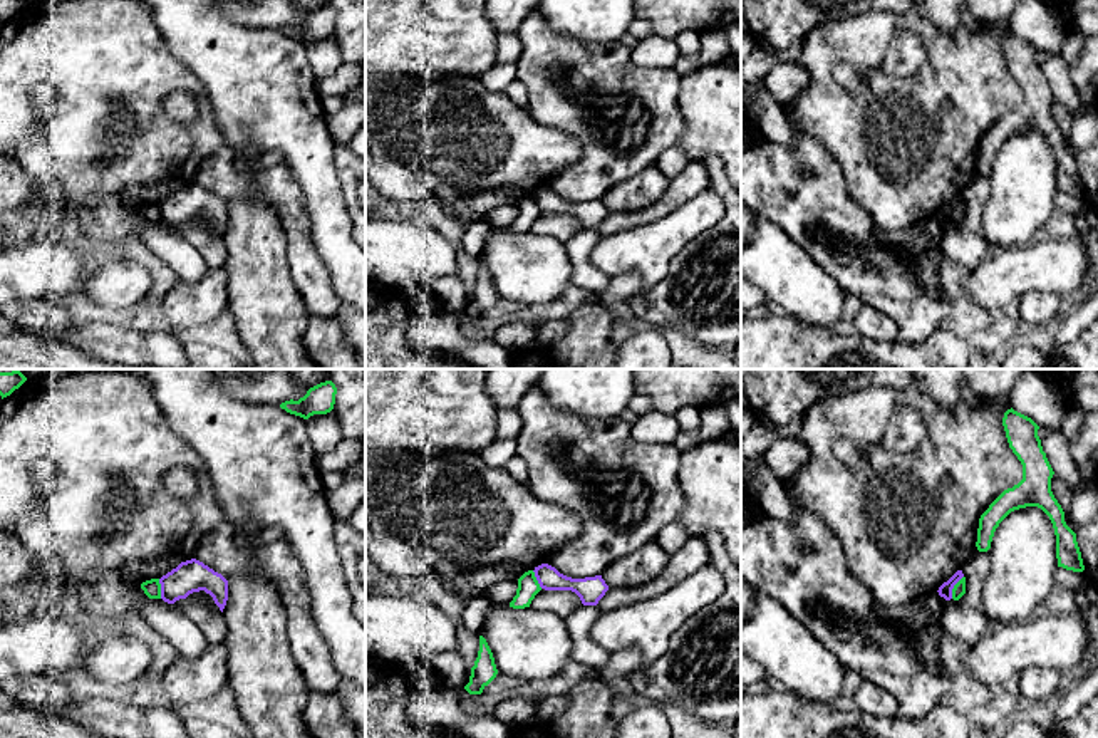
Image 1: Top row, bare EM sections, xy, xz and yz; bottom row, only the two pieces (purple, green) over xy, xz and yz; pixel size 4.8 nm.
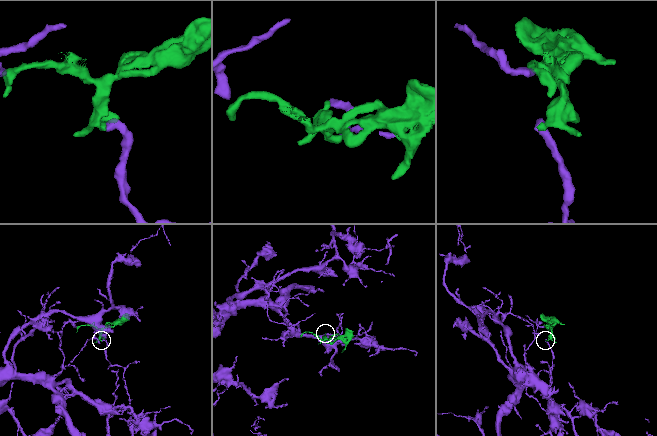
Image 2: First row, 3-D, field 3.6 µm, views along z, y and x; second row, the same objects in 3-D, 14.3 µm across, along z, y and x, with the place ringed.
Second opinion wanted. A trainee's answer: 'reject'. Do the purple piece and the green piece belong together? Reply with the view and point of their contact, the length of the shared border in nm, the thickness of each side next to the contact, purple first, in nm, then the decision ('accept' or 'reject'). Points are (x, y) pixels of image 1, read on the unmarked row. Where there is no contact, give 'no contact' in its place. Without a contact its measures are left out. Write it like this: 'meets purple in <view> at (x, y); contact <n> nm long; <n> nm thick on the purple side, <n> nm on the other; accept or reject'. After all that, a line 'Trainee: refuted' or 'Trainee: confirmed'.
meets purple in yz at (952, 212); contact 130 nm long; 70 nm thick on the purple side, 60 nm on the other; reject
Trainee: confirmed

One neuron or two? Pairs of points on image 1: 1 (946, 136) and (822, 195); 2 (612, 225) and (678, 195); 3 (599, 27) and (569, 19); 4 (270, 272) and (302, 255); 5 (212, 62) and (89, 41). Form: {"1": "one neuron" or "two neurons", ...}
{"1": "two neurons", "2": "one neuron", "3": "one neuron", "4": "two neurons", "5": "two neurons"}

